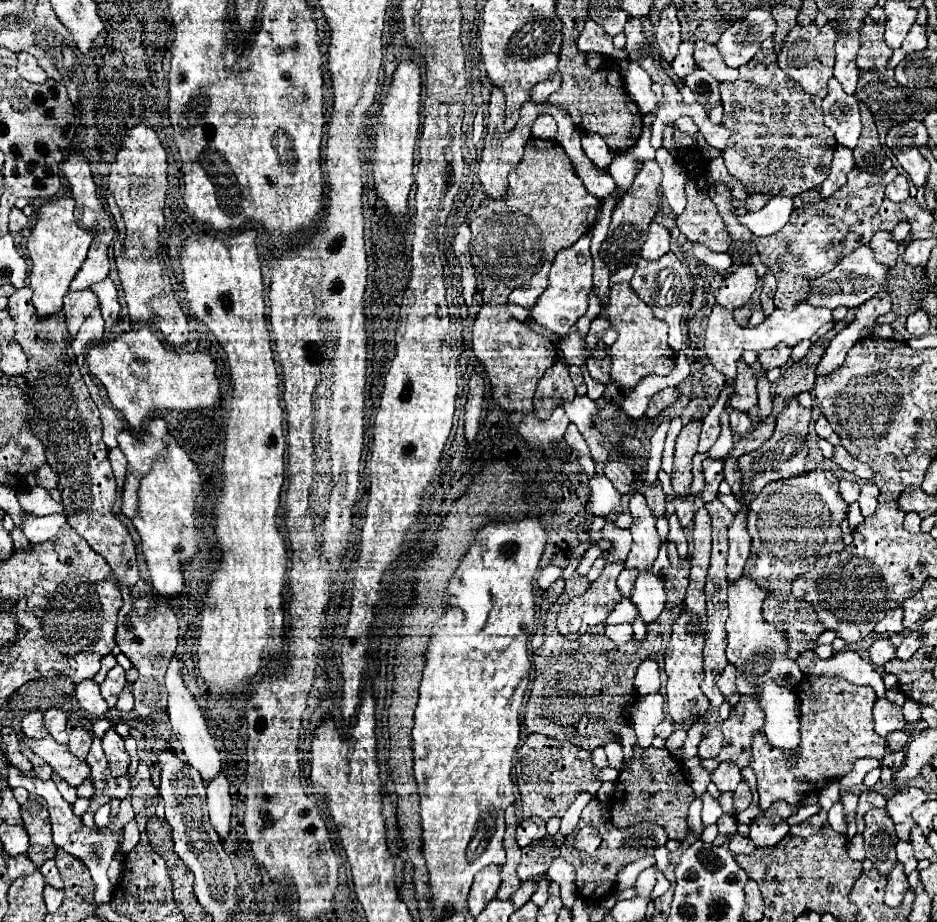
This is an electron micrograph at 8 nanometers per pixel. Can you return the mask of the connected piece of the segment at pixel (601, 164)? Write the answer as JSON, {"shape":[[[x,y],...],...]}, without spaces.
{"shape":[[[582,132],[582,150],[586,152],[586,156],[588,156],[598,168],[604,168],[604,170],[610,166],[610,162],[612,162],[614,156],[616,156],[596,132]]]}

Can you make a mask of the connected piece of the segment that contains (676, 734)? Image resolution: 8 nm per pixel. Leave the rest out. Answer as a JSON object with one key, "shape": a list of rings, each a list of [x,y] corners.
{"shape":[[[676,726],[674,732],[672,732],[672,736],[666,740],[666,748],[668,748],[668,752],[674,754],[674,752],[684,744],[684,740],[686,740],[686,728]]]}

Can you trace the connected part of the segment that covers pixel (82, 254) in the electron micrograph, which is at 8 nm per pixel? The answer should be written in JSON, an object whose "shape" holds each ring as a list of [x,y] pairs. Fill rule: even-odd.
{"shape":[[[70,196],[48,200],[38,208],[26,248],[32,260],[28,286],[34,290],[34,306],[40,316],[50,316],[62,310],[62,298],[68,292],[74,274],[86,260],[90,242],[92,234],[88,230],[82,230],[74,220],[74,200]]]}

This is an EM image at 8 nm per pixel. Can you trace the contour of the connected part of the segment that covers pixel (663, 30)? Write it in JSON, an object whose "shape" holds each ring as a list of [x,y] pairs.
{"shape":[[[668,6],[660,12],[660,22],[658,22],[658,46],[664,54],[664,58],[668,62],[674,60],[674,56],[678,54],[678,46],[680,46],[680,26],[678,26],[678,18],[676,18],[676,8]]]}

